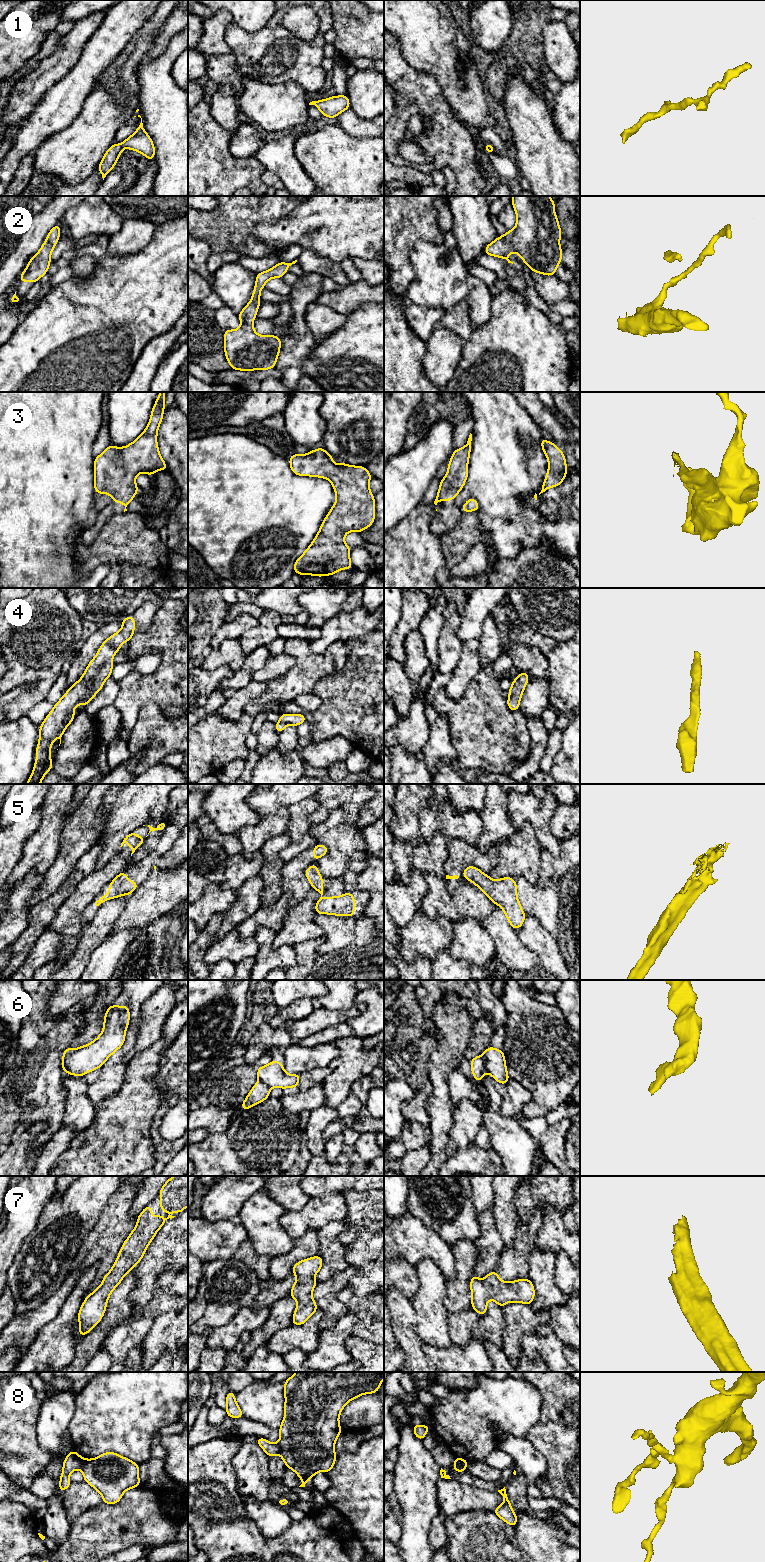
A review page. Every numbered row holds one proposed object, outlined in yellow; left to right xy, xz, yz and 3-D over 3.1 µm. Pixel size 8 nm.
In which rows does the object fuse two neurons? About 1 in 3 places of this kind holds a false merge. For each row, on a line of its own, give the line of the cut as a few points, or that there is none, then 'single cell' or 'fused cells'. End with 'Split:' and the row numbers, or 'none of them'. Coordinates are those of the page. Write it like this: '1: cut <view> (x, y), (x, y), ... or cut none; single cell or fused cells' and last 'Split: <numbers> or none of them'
1: cut none; single cell
2: cut none; single cell
3: cut none; single cell
4: cut none; single cell
5: cut xy (123, 871), (121, 873); fused cells
6: cut xy (73, 1050), (65, 1058), (65, 1068), (63, 1070); fused cells
7: cut none; single cell
8: cut xy (85, 1459), (81, 1469); fused cells
Split: 5, 6, 8

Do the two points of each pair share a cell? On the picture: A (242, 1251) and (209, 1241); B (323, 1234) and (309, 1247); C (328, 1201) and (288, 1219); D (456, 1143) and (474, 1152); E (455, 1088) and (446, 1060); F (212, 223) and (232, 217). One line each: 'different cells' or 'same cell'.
A: different cells
B: different cells
C: same cell
D: different cells
E: different cells
F: same cell

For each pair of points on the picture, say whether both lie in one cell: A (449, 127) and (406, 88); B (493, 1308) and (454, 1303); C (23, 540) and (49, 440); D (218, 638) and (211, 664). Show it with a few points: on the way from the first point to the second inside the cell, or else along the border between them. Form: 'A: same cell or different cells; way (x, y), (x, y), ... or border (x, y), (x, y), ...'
A: same cell; way (440, 116), (417, 93)
B: different cells; border (471, 1307), (458, 1312), (448, 1312)
C: same cell; way (23, 514), (26, 463)
D: different cells; border (236, 638), (226, 638), (217, 647), (212, 648)

